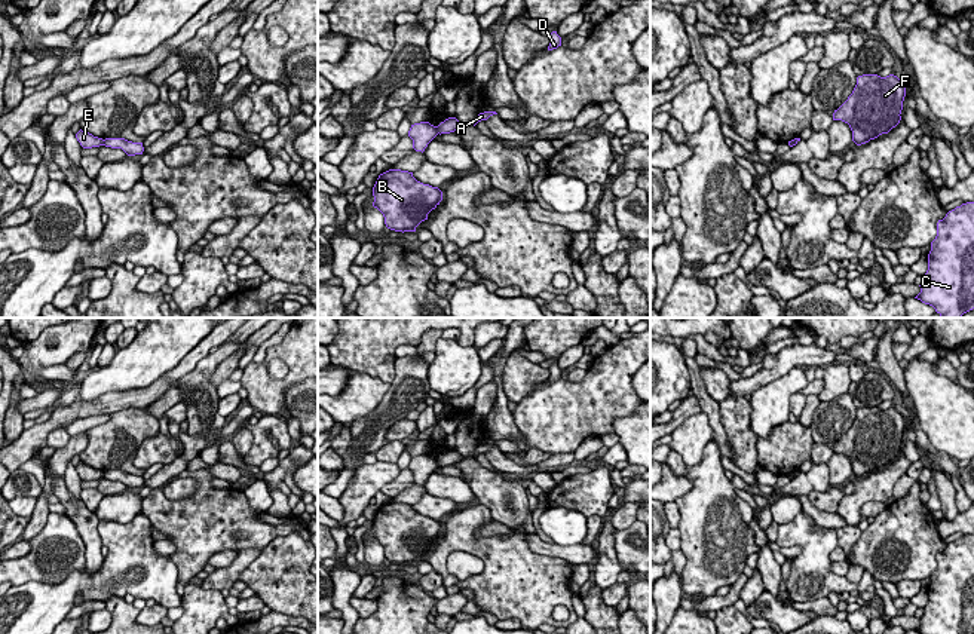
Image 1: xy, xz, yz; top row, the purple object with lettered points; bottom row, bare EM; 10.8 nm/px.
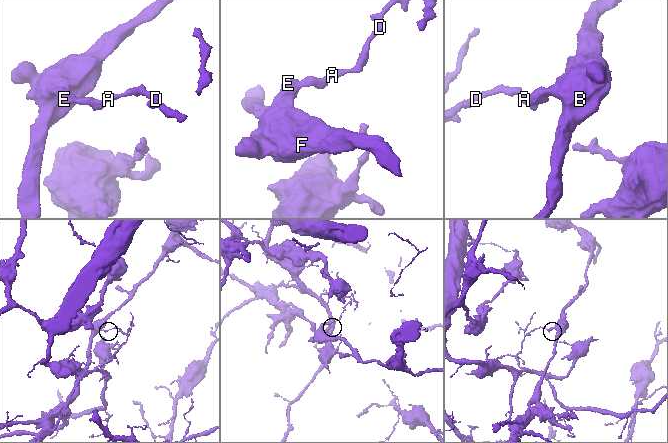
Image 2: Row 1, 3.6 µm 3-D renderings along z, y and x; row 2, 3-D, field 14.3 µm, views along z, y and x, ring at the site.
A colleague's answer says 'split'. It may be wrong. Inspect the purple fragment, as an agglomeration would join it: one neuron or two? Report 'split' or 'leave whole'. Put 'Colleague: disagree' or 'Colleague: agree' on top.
Colleague: agree
split

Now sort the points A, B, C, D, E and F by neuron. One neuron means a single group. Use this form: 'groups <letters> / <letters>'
groups A C D / B E F

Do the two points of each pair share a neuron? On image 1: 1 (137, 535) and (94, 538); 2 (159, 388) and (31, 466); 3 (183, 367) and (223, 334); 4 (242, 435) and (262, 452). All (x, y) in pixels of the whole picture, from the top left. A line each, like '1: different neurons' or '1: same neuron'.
1: different neurons
2: different neurons
3: same neuron
4: different neurons

